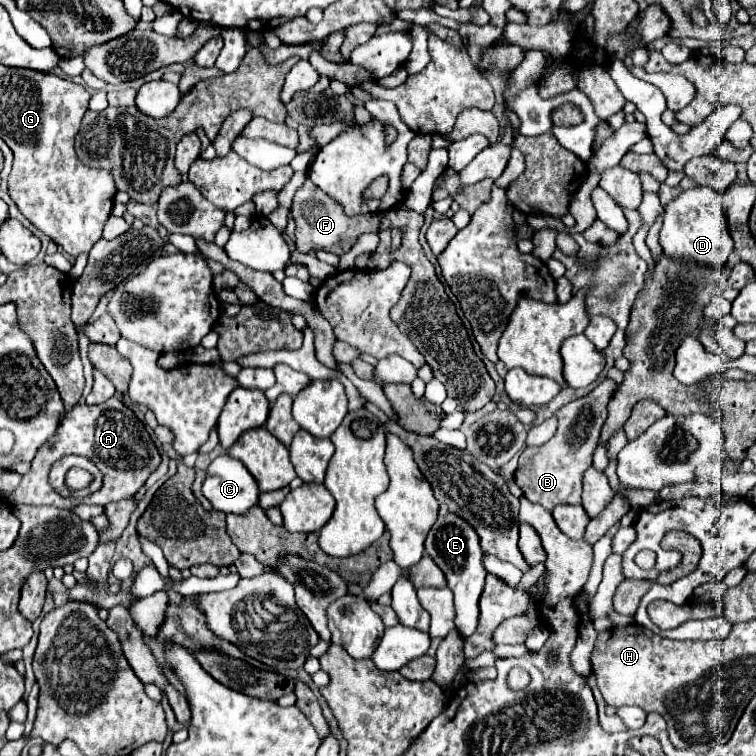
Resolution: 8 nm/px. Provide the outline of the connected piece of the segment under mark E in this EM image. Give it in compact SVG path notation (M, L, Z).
M446 514L436 520L424 546L426 546L428 556L444 572L448 588L454 592L454 612L456 612L454 624L456 624L458 634L462 638L472 636L478 626L478 598L482 594L484 578L486 578L486 570L482 566L482 550L480 550L478 534L474 532L474 528L468 522L464 522L456 514Z

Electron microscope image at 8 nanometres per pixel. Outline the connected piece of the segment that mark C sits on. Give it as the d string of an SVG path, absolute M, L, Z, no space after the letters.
M224 454L212 460L212 464L208 466L208 476L202 484L202 494L210 500L212 508L224 514L246 514L252 506L258 504L258 484L254 480L254 476L246 470L246 466L240 460L234 460L232 456Z

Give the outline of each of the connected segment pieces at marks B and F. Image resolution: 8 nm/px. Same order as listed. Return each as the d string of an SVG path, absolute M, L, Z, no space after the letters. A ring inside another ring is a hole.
M606 378L600 382L588 396L578 398L566 406L562 406L558 416L556 436L544 446L528 446L520 454L520 466L516 470L516 484L522 494L534 502L544 506L546 510L554 510L558 504L580 504L582 492L582 474L592 466L592 454L600 440L602 424L608 416L608 402L616 390L614 380Z
M306 178L302 188L298 188L298 192L294 194L292 216L296 222L296 248L302 254L316 252L316 250L326 250L338 256L346 254L354 246L360 234L378 232L378 224L380 224L376 214L358 214L352 218L346 216L342 206L334 198L324 194L310 178Z

